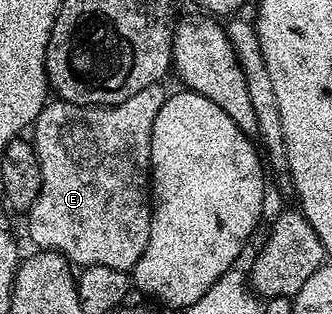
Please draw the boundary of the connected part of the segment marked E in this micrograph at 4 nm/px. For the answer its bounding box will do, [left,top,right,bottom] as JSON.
[27,82,166,272]

